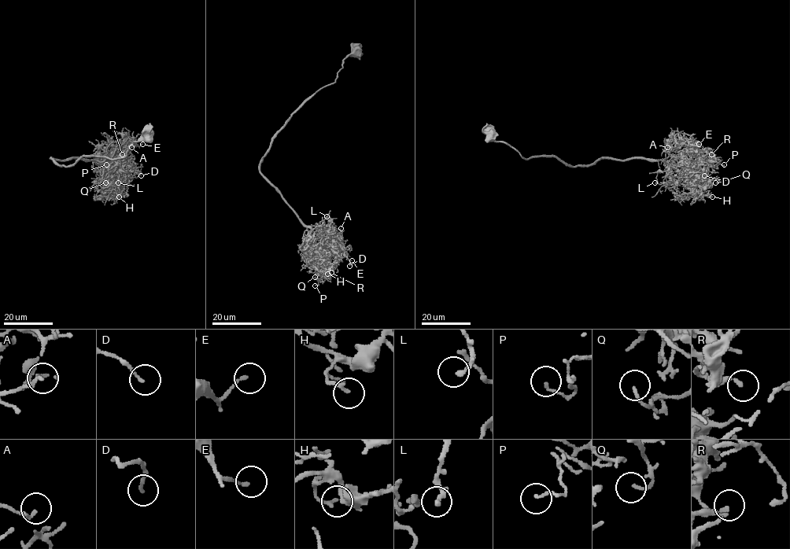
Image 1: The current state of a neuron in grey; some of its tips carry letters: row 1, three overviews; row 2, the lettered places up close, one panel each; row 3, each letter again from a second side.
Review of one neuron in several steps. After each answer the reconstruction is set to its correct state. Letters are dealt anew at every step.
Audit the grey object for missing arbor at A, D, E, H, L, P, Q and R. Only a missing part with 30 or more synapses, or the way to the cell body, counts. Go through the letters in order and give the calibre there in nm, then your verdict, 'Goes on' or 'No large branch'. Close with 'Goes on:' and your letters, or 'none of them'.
A: Thickness 160 nm. No large branch
D: Thickness 140 nm. No large branch
E: Thickness 150 nm. No large branch
H: Thickness 160 nm. No large branch
L: Thickness 200 nm. No large branch
P: Thickness 120 nm. No large branch
Q: Thickness 130 nm. No large branch
R: Thickness 180 nm. No large branch
Goes on: none of them

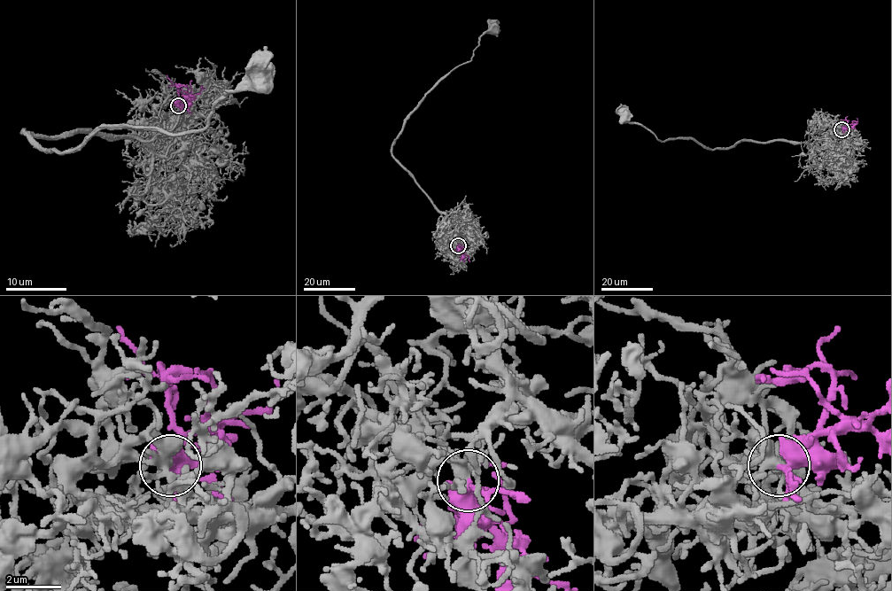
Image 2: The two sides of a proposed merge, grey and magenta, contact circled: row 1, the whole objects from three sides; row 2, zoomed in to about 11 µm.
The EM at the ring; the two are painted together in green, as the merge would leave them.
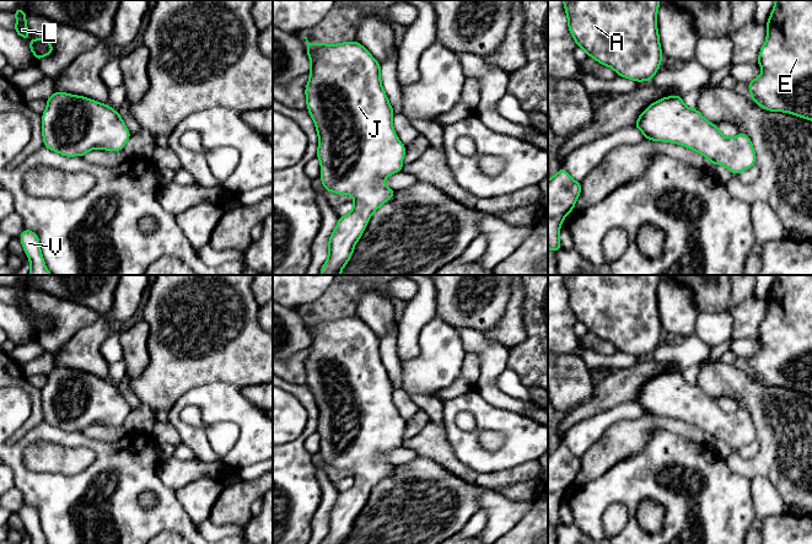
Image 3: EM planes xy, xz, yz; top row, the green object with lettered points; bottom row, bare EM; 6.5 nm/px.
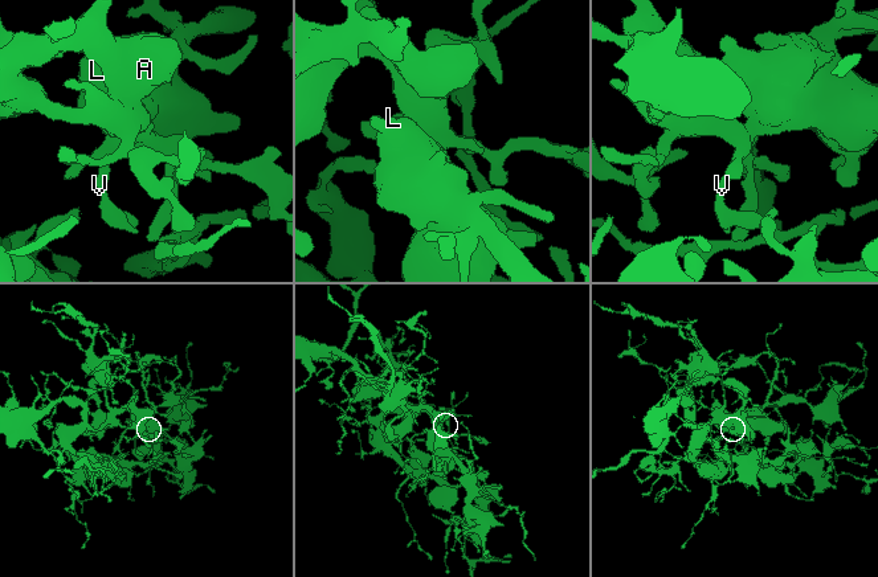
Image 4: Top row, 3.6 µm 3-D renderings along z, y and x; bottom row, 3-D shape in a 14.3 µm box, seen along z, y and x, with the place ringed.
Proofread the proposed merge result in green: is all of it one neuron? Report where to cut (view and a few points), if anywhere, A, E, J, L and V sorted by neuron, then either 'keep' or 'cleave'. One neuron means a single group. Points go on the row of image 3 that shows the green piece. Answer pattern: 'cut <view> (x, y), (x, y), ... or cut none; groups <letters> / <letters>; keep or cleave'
cut none; groups A E J L V; keep

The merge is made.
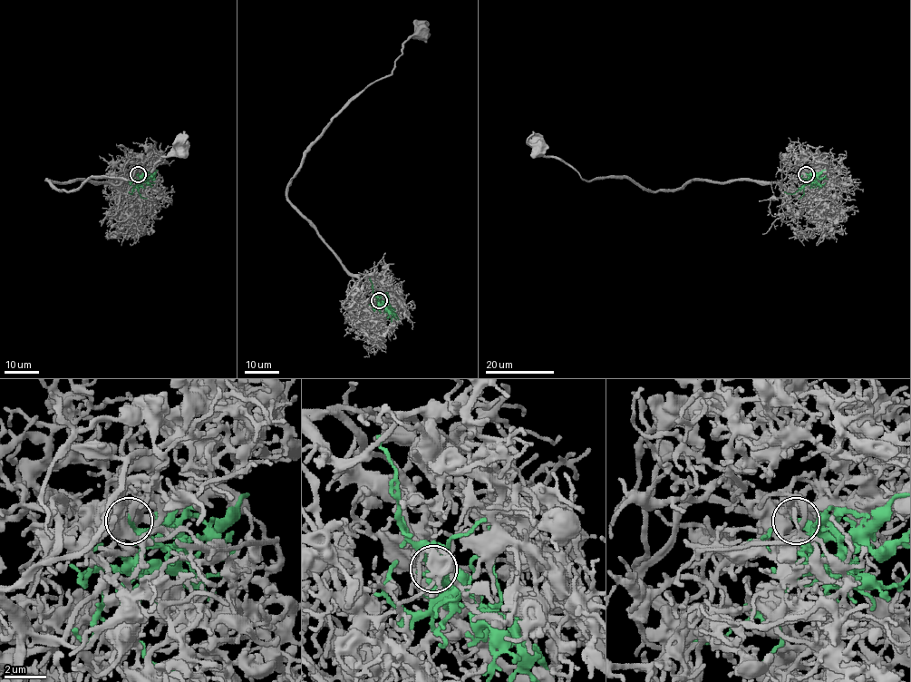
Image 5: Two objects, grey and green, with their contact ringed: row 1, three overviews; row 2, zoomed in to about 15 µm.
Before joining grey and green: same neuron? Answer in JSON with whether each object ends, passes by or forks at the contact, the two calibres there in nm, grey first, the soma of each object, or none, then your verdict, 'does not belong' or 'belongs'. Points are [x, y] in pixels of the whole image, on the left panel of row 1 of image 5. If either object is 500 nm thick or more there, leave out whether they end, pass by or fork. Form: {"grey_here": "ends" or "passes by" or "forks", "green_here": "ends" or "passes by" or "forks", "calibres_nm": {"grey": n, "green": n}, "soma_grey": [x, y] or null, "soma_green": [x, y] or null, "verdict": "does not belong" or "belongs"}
{"grey_here": "ends", "green_here": "passes by", "calibres_nm": {"grey": 240, "green": 360}, "soma_grey": [180, 148], "soma_green": null, "verdict": "belongs"}

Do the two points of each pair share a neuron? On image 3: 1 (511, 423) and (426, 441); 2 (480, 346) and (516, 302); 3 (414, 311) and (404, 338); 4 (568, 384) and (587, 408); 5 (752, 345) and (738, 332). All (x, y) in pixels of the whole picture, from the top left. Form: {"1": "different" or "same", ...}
{"1": "different", "2": "different", "3": "same", "4": "different", "5": "different"}

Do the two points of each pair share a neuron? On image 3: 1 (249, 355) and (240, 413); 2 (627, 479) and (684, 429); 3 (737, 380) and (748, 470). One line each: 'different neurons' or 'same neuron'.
1: different neurons
2: different neurons
3: same neuron

